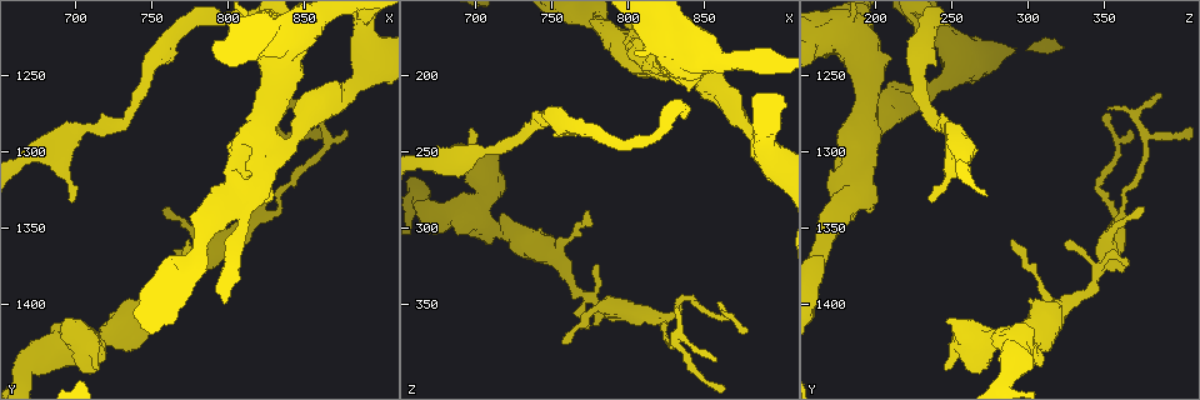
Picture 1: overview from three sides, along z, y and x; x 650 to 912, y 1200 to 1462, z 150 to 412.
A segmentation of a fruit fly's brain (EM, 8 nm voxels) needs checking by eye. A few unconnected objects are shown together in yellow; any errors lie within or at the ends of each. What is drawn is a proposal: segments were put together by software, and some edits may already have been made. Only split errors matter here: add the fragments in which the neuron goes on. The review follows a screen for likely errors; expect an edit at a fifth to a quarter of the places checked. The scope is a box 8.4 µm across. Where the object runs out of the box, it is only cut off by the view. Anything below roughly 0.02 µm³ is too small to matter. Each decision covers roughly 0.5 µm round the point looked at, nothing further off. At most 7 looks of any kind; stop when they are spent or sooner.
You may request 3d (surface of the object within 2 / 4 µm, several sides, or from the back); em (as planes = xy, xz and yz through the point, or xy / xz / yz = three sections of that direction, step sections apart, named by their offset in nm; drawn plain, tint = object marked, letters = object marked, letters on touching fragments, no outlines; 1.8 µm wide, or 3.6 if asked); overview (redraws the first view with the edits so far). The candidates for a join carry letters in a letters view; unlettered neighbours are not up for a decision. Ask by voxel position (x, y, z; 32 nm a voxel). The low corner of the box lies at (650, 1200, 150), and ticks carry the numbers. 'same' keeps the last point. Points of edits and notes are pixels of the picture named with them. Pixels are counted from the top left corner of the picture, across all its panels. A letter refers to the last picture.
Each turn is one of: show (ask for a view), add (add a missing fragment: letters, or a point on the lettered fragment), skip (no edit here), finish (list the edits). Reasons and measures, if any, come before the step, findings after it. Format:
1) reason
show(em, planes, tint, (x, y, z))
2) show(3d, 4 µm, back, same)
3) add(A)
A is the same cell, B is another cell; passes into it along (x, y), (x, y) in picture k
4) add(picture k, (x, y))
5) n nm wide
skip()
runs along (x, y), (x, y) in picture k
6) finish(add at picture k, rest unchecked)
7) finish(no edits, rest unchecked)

an open end
show(3d, 2 µm, (858, 1262, 388))

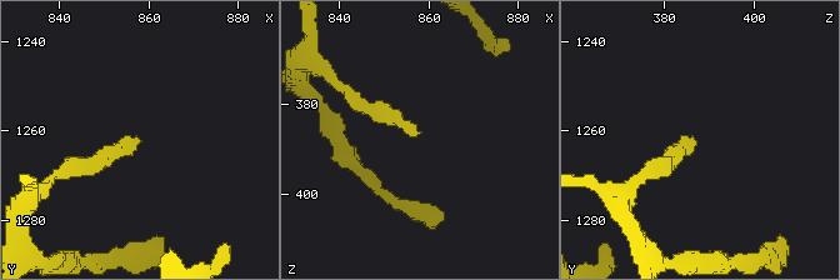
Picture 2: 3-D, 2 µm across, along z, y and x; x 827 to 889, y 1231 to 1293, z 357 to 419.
show(em, xz, step 16, letters, (856, 1262, 388))

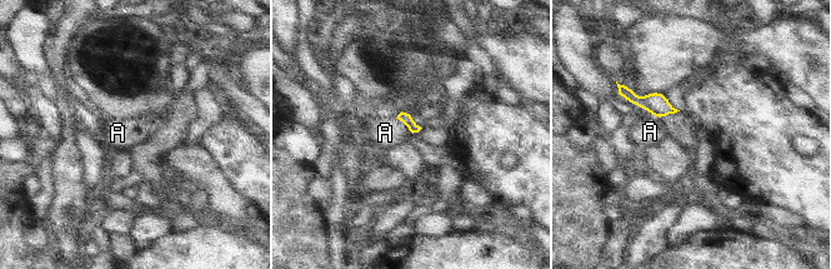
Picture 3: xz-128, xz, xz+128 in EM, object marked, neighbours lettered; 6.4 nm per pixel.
A touches over 150 nm
skip()
A is another cell; no lettered fragment goes on from it

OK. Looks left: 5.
show(em, xz, step 4, letters, (758, 1336, 376))

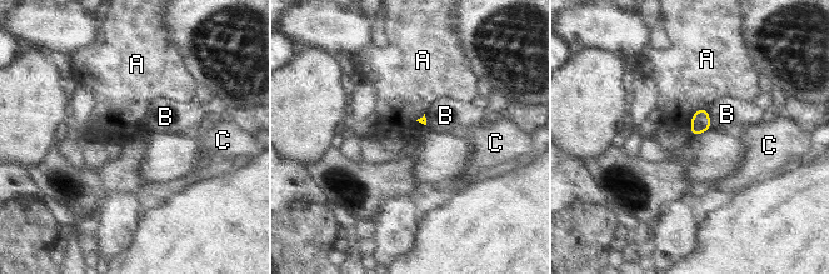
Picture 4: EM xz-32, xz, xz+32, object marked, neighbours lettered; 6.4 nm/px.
show(em, yz, step 16, letters, same)

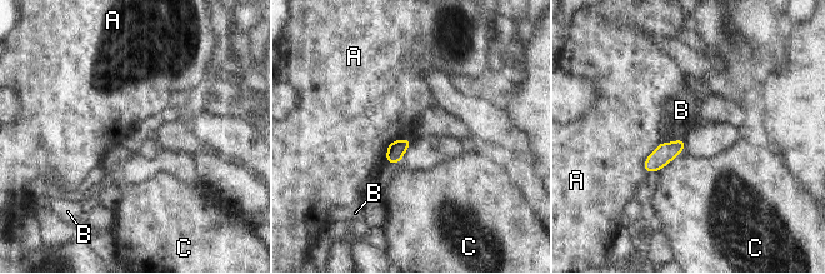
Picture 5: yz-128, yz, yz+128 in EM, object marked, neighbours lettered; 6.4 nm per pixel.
A touches over 220 nm
skip()
A, B and C are other cells; border along (660, 143), (644, 162), (646, 174) in picture 5; no lettered fragment goes on from it

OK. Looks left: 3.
tapers out
show(em, xy, step 4, letters, (700, 1334, 238))

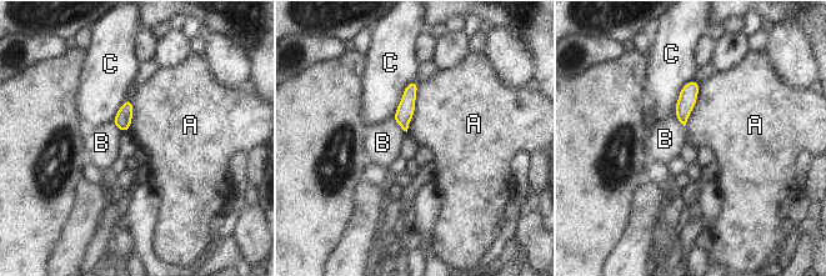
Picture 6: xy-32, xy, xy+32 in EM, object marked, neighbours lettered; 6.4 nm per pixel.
A touches over 320 nm
skip()
A, B and C are other cells; no lettered fragment goes on from it

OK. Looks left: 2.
finish(no edits, rest unchecked)

